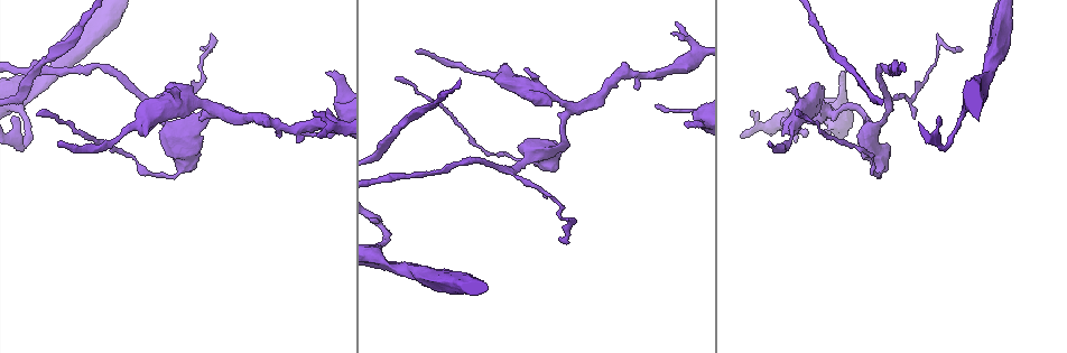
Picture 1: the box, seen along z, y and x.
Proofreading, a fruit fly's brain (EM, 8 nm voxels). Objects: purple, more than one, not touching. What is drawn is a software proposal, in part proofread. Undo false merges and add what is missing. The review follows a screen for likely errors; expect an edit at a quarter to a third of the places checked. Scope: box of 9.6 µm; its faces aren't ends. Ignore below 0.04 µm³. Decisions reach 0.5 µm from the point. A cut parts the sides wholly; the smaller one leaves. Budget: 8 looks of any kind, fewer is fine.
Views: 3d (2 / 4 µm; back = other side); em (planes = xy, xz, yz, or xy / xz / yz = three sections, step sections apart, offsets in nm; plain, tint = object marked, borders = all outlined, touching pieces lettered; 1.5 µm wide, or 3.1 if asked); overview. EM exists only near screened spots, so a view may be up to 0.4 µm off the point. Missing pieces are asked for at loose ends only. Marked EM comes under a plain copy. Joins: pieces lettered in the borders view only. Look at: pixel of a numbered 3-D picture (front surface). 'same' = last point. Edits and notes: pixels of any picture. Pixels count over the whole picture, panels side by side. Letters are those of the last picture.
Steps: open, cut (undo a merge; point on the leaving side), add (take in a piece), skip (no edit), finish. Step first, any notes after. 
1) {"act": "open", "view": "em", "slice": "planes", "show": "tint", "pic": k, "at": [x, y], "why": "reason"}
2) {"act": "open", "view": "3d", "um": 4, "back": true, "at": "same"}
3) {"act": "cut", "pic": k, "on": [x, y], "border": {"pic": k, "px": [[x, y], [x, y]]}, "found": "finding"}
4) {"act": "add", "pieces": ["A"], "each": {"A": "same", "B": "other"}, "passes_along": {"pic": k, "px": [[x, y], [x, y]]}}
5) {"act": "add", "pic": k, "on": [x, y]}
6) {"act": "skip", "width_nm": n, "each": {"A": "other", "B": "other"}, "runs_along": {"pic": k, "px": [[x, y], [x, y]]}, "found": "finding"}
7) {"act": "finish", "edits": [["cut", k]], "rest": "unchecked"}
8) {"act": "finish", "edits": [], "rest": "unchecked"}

{"act": "open", "view": "3d", "um": 4, "pic": 1, "at": [684, 124], "why": "free end"}

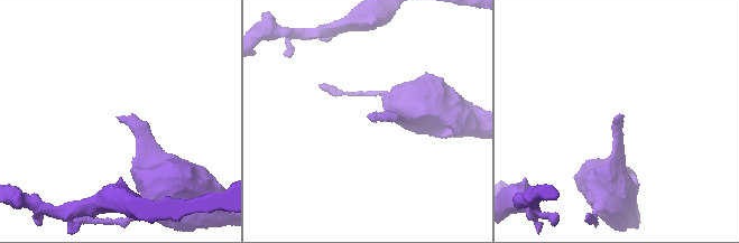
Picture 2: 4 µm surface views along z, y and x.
{"act": "open", "view": "em", "slice": "yz", "step": 8, "show": "tint", "pic": 2, "at": [116, 117], "why": "now the EM"}

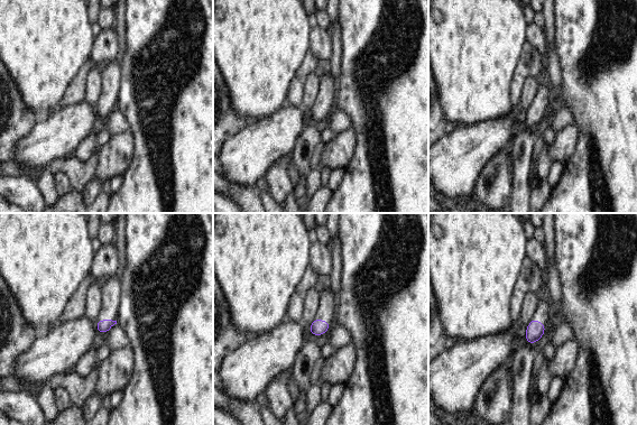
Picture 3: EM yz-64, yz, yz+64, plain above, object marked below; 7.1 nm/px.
{"act": "open", "view": "em", "slice": "planes", "show": "borders", "at": "same", "why": "cut it another way"}

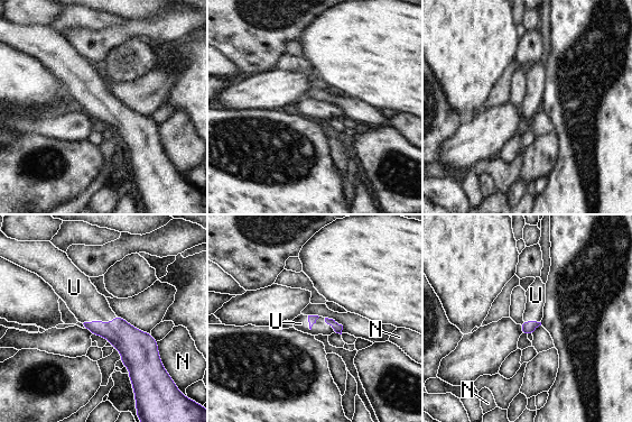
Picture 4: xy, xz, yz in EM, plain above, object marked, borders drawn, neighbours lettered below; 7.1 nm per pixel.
{"act": "add", "pieces": ["U"], "each": {"N": "other", "U": "same"}, "found": "the neuron continues"}

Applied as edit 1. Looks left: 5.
{"act": "open", "view": "overview", "why": "redraw"}

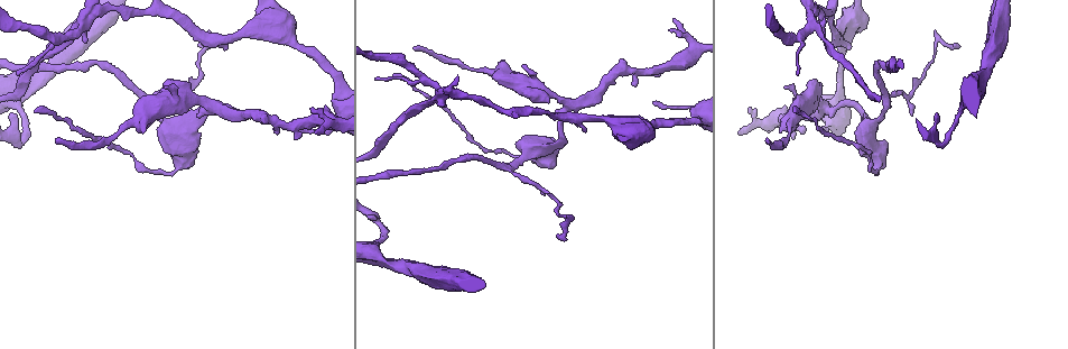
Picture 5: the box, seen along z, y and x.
{"act": "open", "view": "em", "slice": "xy", "step": 8, "show": "borders", "pic": 5, "at": [958, 46], "why": "thin end"}

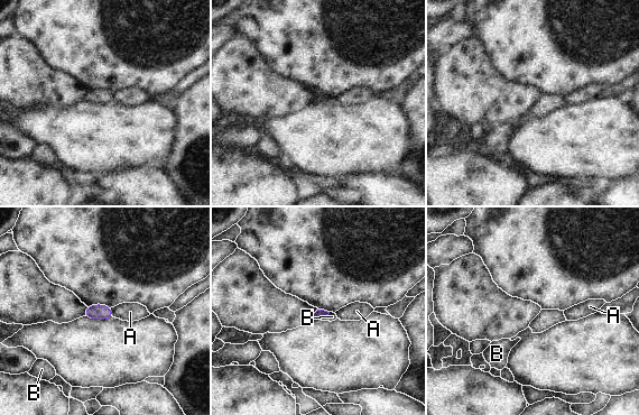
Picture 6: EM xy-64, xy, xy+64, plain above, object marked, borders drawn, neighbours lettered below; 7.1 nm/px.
{"act": "skip", "width_nm": 70, "each": {"A": "other", "B": "other"}, "border": {"pic": 6, "px": [[330, 312], [320, 319]]}, "found": "none of them fits"}

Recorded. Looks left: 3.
{"act": "open", "view": "em", "slice": "planes", "show": "tint", "pic": 5, "at": [810, 80], "why": "free end"}

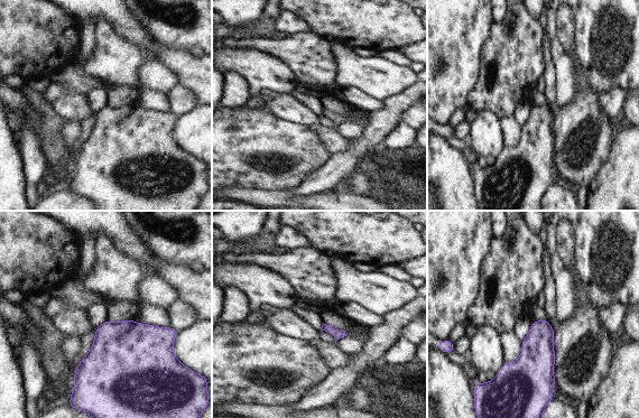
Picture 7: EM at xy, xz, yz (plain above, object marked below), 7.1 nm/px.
{"act": "open", "view": "em", "slice": "planes", "show": "borders", "at": "same"}

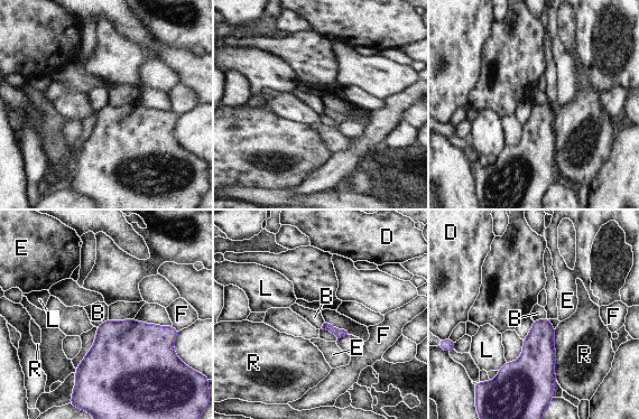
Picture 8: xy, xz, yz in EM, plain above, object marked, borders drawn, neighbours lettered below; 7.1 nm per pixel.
{"act": "skip", "each": {"B": "other", "D": "other", "E": "other", "F": "other", "L": "other", "R": "other"}, "border": {"pic": 8, "px": [[546, 316], [534, 320]]}, "found": "no lettered piece goes on from it"}

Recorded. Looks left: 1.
{"act": "finish", "edits": [["add", 4]], "rest": "unchecked"}

